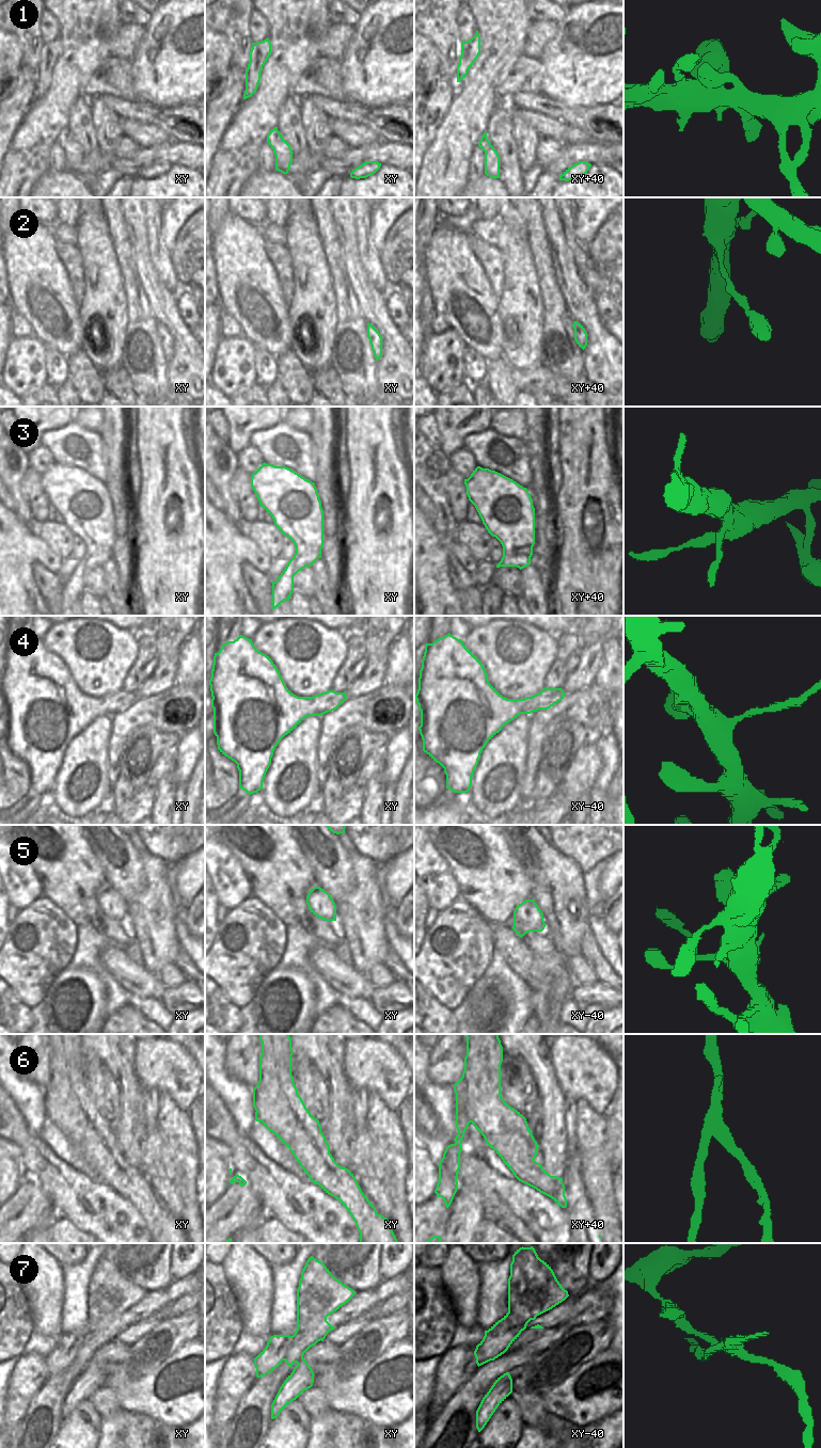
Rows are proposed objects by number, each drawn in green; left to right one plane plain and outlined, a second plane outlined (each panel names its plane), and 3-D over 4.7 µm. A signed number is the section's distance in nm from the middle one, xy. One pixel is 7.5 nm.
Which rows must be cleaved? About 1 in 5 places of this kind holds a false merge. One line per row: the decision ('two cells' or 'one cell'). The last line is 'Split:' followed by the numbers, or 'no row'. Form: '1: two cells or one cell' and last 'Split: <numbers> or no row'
1: one cell
2: one cell
3: one cell
4: two cells
5: one cell
6: two cells
7: two cells
Split: 4, 6, 7

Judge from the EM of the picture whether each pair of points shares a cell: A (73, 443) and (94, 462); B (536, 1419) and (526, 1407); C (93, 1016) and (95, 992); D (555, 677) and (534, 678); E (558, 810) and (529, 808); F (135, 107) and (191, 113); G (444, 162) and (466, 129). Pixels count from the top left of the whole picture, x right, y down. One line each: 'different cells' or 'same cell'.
A: same cell
B: same cell
C: same cell
D: different cells
E: same cell
F: same cell
G: same cell

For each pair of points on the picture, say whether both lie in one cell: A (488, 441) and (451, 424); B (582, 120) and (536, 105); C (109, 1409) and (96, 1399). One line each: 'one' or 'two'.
A: two
B: one
C: one

